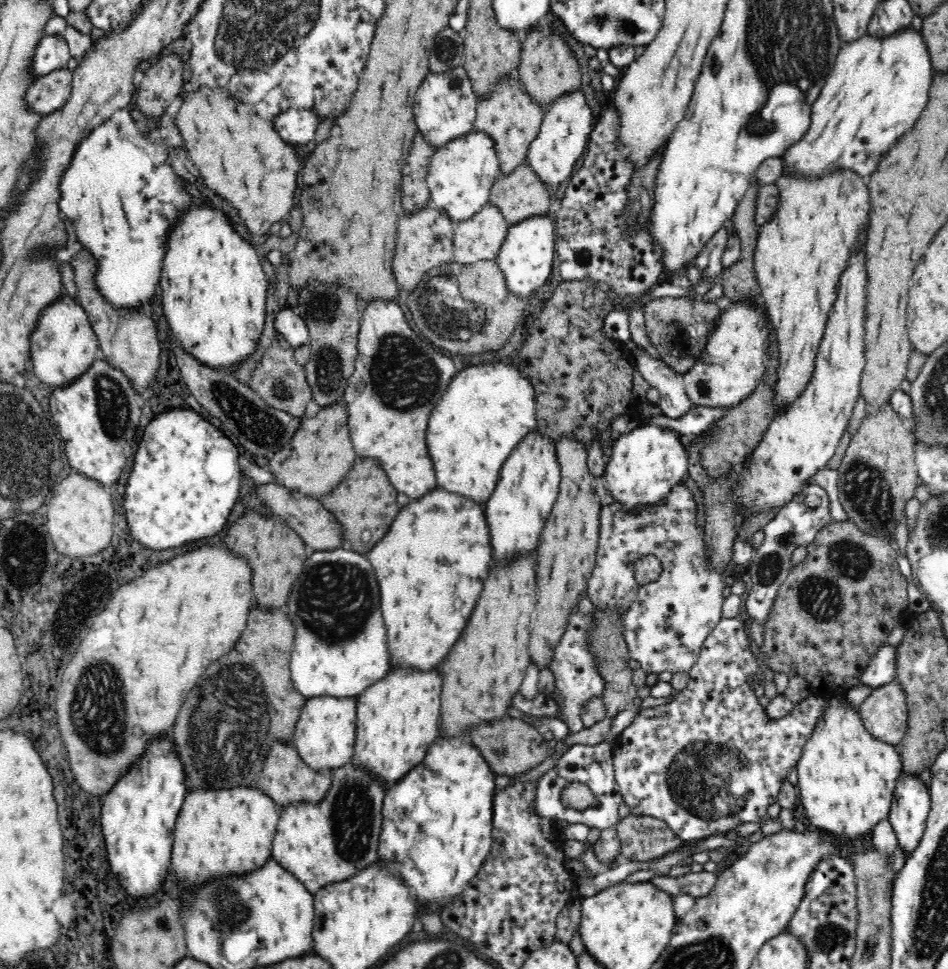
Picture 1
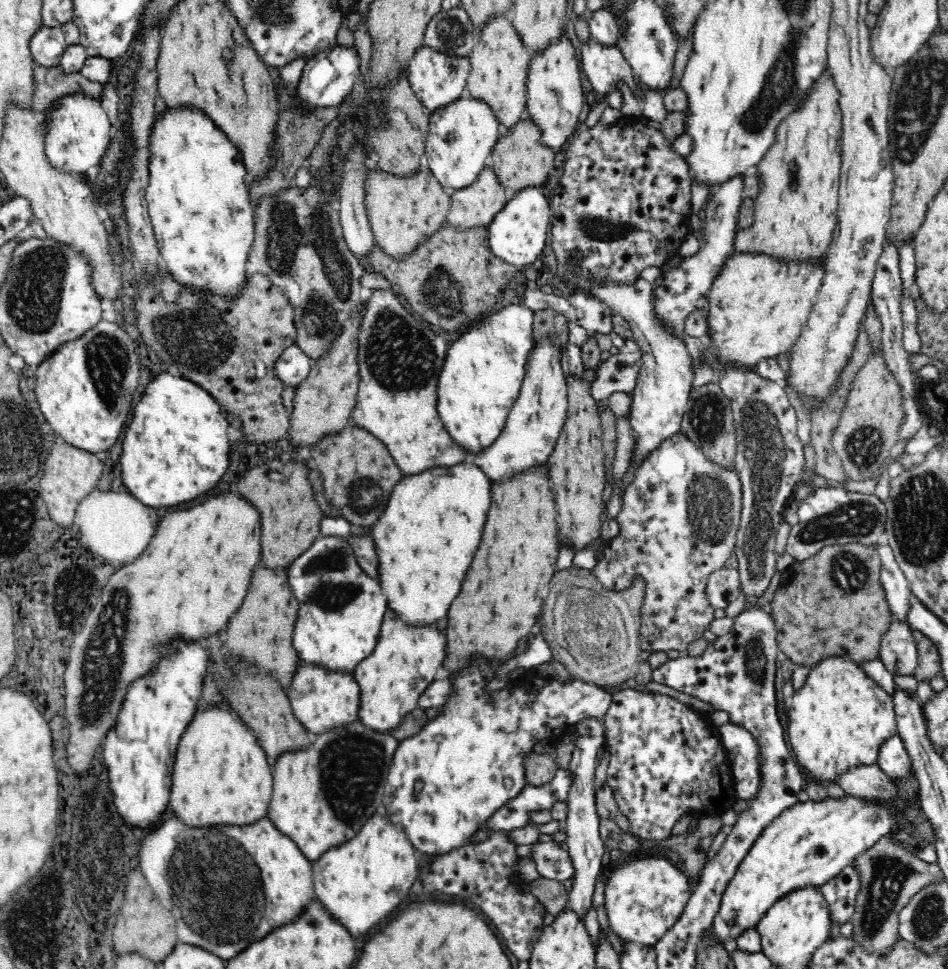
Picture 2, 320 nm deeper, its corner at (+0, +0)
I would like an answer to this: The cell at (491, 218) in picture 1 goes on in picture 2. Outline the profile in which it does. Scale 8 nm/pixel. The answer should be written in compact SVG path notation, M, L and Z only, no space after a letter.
M484 165L472 185L450 196L447 222L462 230L487 227L506 203L505 188L500 185L497 174L491 166Z

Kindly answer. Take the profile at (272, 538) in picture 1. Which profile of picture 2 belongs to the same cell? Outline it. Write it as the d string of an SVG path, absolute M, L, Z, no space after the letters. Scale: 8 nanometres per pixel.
M286 456L266 458L266 462L248 470L248 476L242 476L238 494L250 500L262 516L262 562L268 568L288 566L294 558L321 536L320 521L323 514L309 479L310 465L301 458Z

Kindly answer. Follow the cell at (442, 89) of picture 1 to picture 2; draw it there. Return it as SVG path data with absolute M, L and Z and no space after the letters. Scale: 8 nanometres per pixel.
M424 44L410 60L407 78L416 96L431 113L438 111L439 108L454 102L458 97L465 94L470 70L471 65L468 56L458 56L454 59L452 56L436 51Z

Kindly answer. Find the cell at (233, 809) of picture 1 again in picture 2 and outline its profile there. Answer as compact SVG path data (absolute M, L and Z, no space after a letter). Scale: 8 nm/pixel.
M201 703L174 752L168 811L192 828L260 820L267 816L272 796L273 769L268 760L254 731L228 703Z

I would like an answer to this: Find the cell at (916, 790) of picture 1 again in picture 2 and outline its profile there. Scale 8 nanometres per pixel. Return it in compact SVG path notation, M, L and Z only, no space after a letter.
M898 732L882 740L875 762L891 778L902 780L910 774L911 758Z

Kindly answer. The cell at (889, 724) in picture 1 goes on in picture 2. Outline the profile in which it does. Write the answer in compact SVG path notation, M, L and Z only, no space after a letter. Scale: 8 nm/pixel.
M892 620L882 636L878 659L891 674L909 676L916 671L918 653L912 630L908 622Z

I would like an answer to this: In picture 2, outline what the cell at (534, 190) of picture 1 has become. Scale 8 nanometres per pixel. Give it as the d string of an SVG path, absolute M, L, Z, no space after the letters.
M524 115L522 119L510 129L501 129L493 146L492 168L497 174L500 185L512 188L515 193L527 187L541 188L547 182L548 172L552 170L555 150L542 144L542 131L532 118Z

